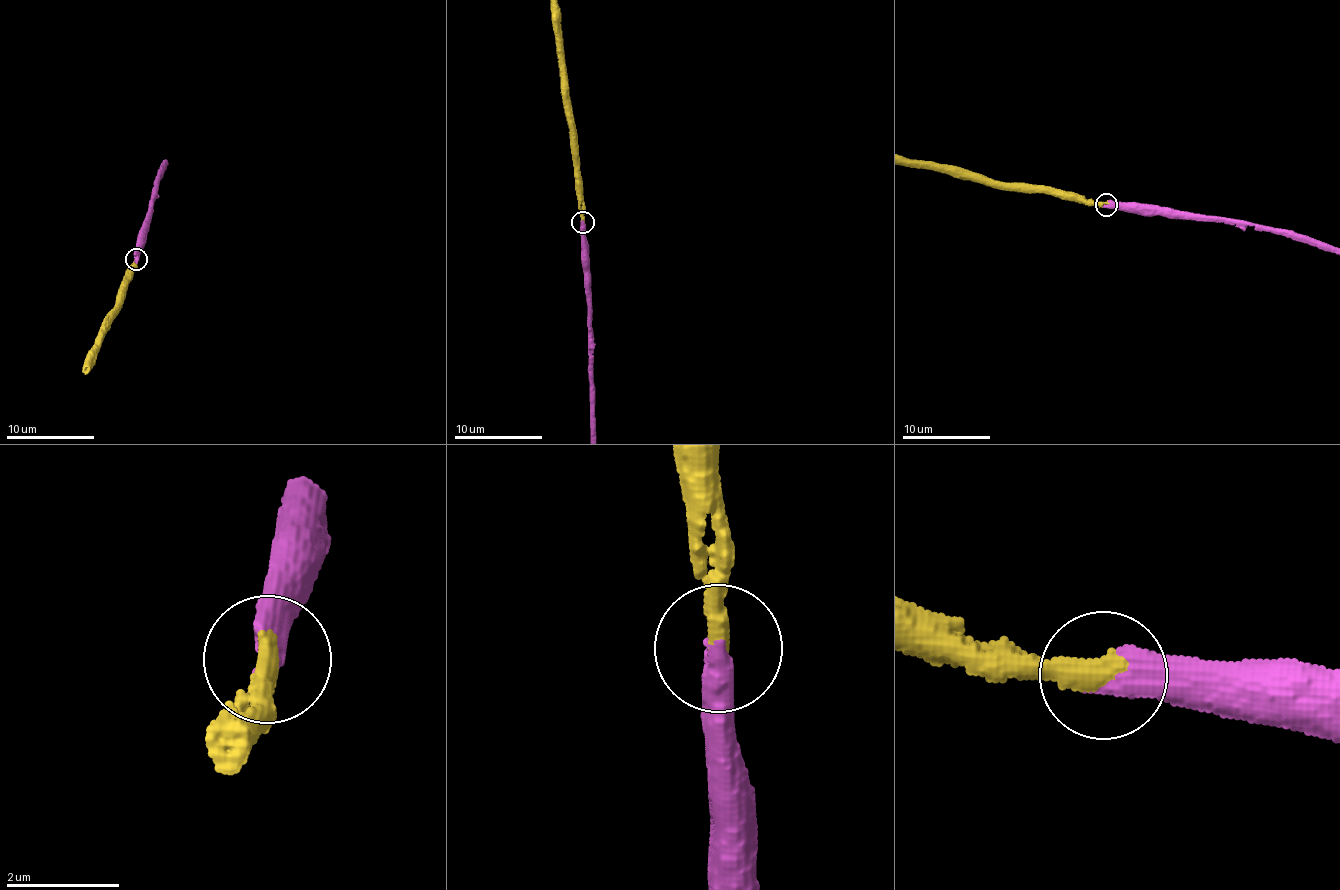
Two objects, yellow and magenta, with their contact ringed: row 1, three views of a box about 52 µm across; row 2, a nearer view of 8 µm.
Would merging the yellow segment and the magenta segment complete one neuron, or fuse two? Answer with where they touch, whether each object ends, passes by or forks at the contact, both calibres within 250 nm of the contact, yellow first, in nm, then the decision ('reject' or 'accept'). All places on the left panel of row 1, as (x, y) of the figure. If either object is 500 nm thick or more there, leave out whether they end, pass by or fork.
at (136, 259); 480 nm thick on the yellow side, 500 nm on the other; accept

